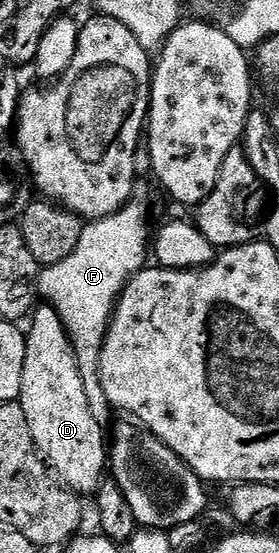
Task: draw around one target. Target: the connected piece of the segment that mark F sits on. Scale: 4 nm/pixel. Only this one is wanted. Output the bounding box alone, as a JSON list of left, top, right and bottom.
[39,194,151,426]

